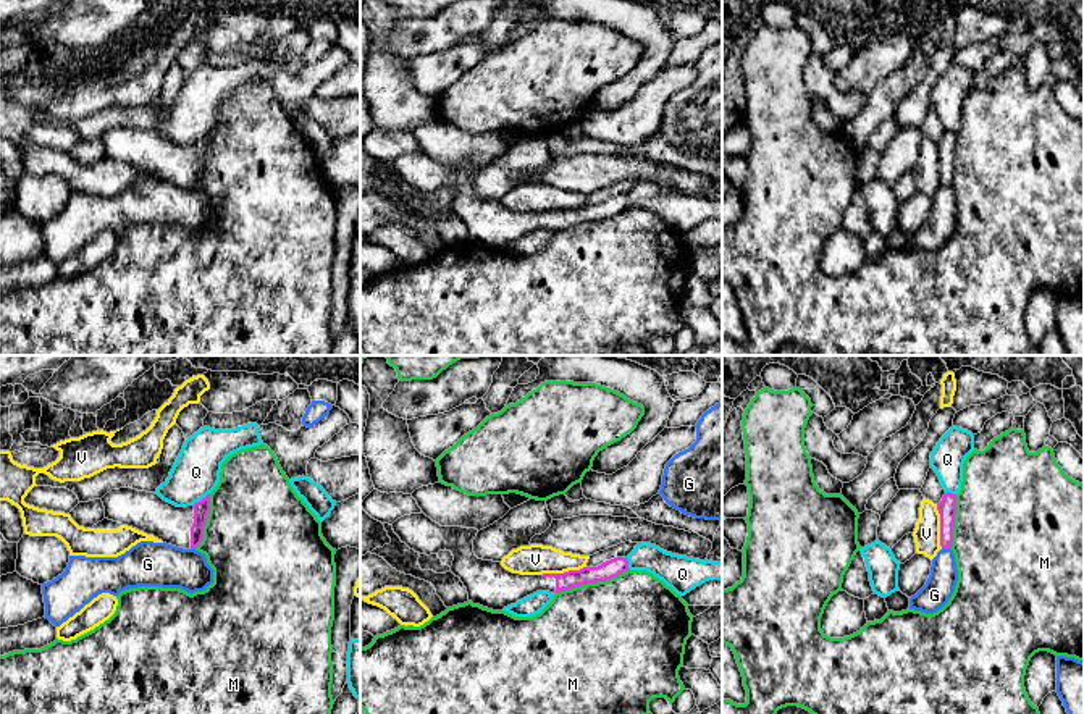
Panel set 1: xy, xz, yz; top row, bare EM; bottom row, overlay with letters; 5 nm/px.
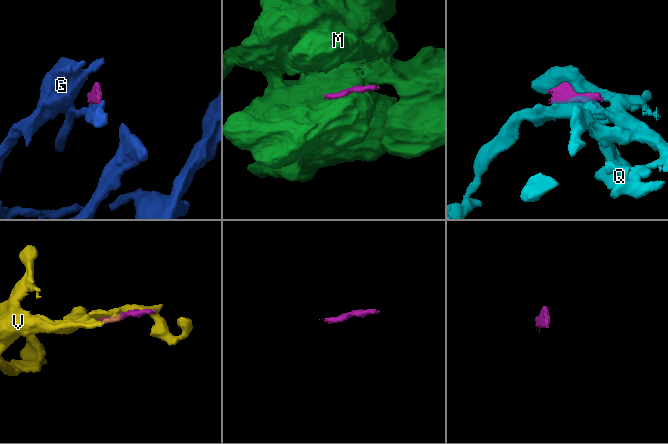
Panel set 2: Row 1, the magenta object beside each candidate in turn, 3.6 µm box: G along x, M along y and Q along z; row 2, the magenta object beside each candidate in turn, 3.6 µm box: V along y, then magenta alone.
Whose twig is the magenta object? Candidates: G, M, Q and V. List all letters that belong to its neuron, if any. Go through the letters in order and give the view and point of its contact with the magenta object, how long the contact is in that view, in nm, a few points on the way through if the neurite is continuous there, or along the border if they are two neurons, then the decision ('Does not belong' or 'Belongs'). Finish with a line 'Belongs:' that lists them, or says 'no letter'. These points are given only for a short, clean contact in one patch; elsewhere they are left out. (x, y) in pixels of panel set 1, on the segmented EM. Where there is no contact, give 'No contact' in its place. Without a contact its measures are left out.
G: Touches magenta at yz (947, 548). Shared border 50 nm. Does not belong
M: Touches magenta at xz (592, 582). Shared border 380 nm. Does not belong
Q: Touches magenta at xy (202, 499). Shared border 110 nm. Does not belong
V: Touches magenta at xz (564, 572). Shared border 220 nm. Does not belong
Belongs: no letter

